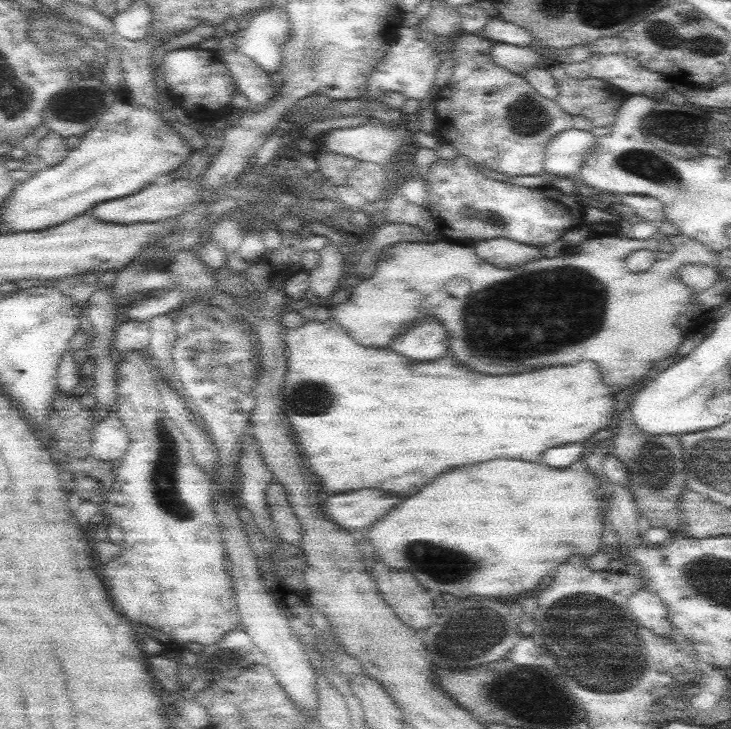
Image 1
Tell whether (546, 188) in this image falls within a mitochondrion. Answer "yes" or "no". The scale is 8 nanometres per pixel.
no

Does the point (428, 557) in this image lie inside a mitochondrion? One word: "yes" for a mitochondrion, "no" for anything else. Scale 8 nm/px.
yes

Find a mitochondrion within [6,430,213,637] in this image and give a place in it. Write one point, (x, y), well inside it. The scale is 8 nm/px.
(165, 490)

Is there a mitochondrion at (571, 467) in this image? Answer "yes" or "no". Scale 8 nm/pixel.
no

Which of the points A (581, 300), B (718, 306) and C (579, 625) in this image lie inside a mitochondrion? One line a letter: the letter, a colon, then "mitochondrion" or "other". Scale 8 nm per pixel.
A: mitochondrion
B: other
C: mitochondrion

